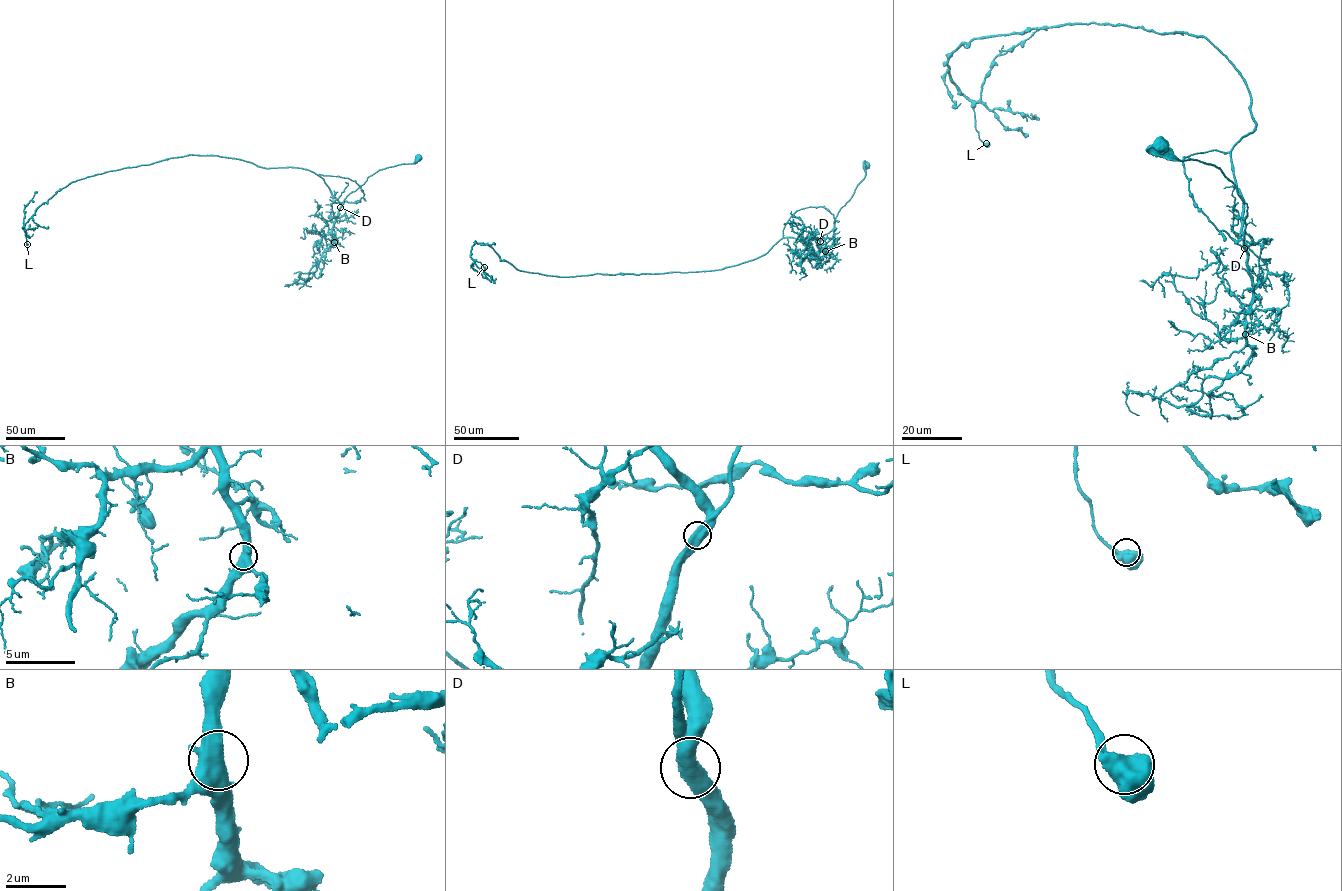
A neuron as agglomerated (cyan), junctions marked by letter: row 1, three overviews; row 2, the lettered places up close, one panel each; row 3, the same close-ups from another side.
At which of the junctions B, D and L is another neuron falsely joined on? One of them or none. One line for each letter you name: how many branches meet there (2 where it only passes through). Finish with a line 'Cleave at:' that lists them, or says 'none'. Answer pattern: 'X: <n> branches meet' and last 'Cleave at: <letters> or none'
Cleave at: none

